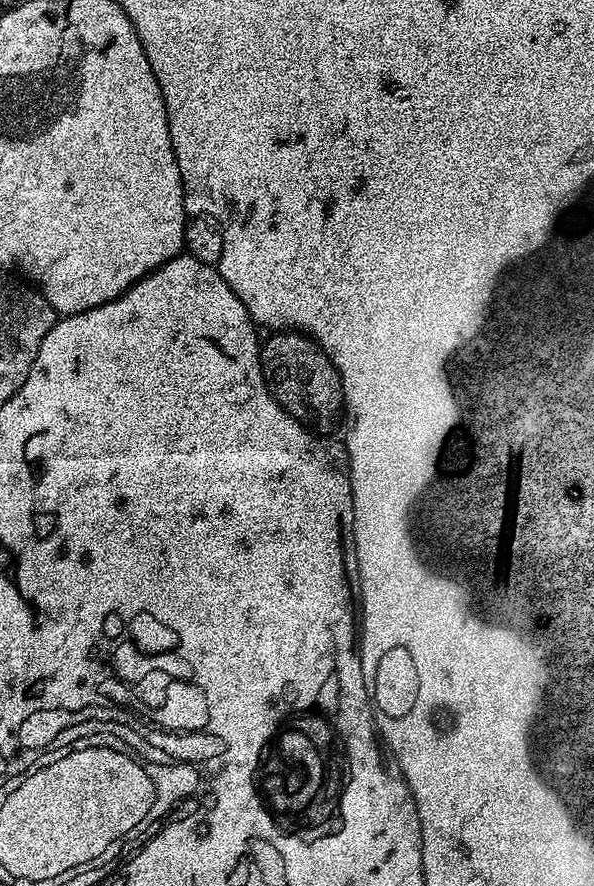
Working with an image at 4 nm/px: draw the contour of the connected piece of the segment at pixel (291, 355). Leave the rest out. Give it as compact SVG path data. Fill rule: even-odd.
M280 330L269 336L260 350L260 369L270 394L305 428L317 434L331 433L328 431L339 420L341 423L345 411L344 387L332 359L311 336L299 330Z

